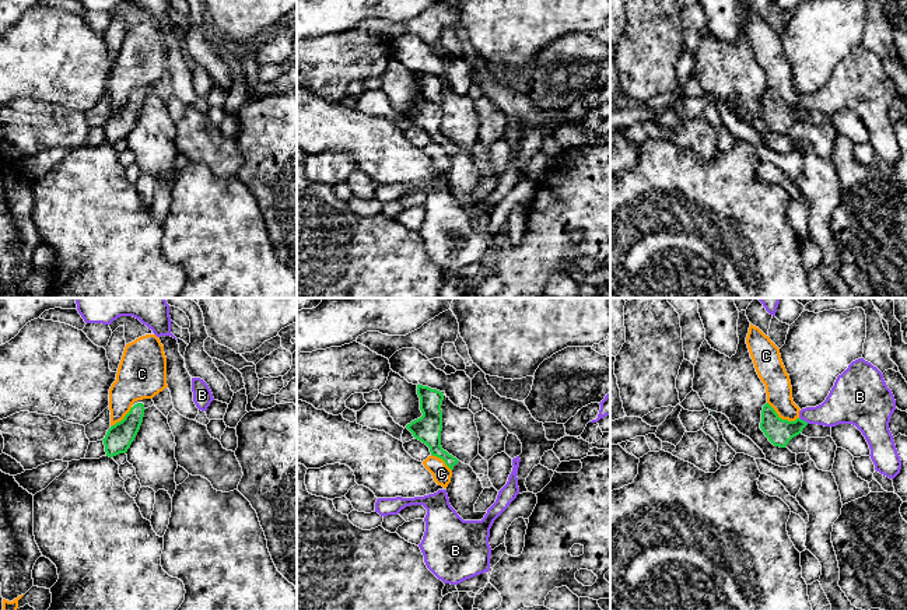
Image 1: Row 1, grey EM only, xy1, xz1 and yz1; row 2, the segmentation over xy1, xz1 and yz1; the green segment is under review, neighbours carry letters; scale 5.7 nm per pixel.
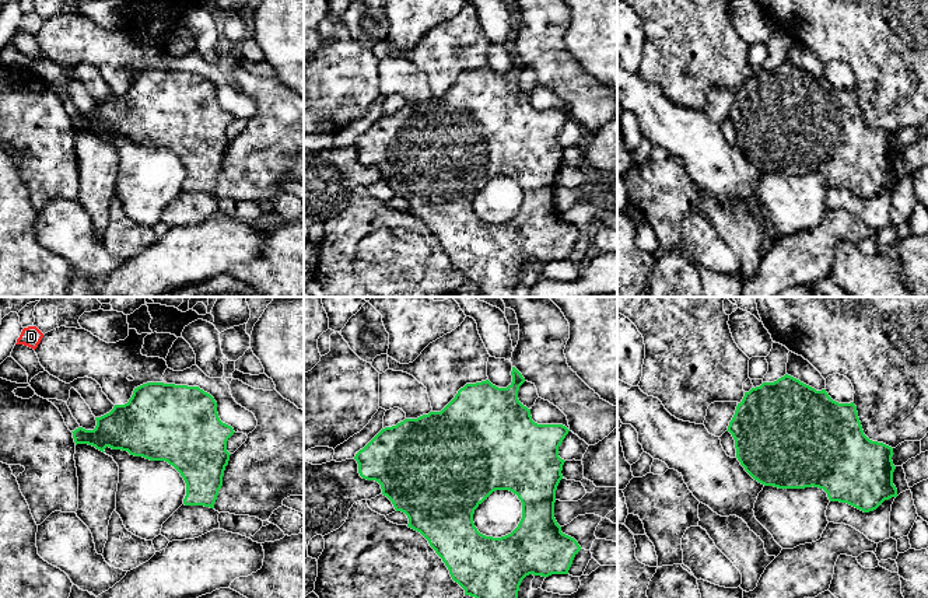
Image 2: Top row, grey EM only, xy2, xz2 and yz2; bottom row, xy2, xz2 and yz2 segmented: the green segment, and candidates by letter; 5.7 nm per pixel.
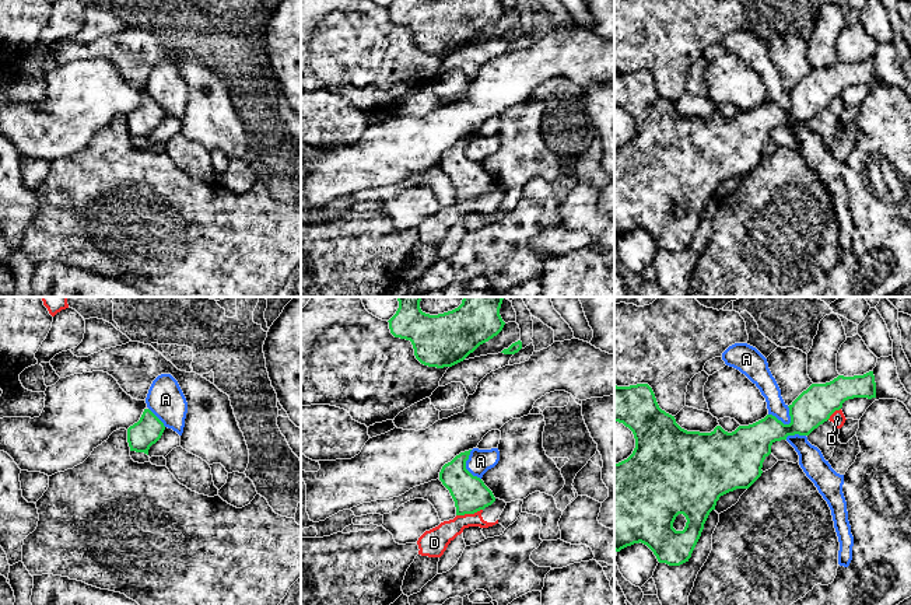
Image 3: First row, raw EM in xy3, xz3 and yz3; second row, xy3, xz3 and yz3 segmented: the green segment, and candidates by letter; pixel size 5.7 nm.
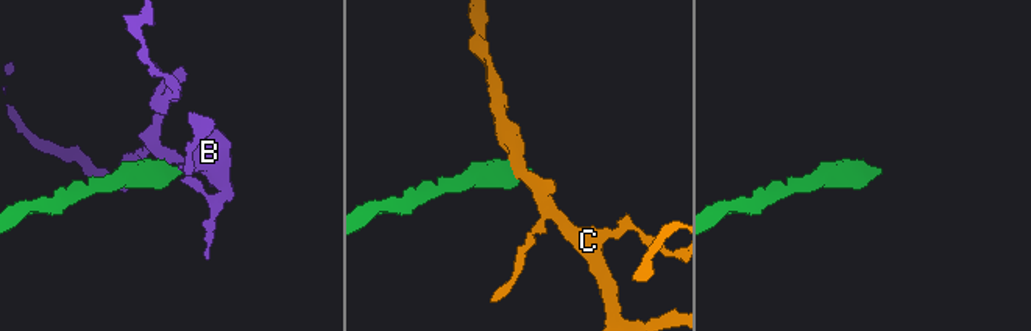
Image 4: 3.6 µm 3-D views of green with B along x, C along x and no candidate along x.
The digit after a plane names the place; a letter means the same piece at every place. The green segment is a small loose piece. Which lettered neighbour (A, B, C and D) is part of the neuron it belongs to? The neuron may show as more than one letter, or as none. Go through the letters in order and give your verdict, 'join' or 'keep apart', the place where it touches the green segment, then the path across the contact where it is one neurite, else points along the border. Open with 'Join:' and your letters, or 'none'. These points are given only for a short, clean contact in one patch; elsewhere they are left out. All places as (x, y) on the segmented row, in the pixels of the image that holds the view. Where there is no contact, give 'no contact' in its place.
Join: none
A: keep apart; contact yz3 (780, 420); border yz3 (768, 413), (784, 423), (791, 422)
B: keep apart; contact yz1 (802, 420); border yz1 (799, 417), (808, 423)
C: keep apart; contact yz1 (781, 419); border yz1 (767, 402), (780, 417), (788, 420), (798, 419)
D: keep apart; contact xz3 (469, 513); border xz3 (482, 509), (456, 516)

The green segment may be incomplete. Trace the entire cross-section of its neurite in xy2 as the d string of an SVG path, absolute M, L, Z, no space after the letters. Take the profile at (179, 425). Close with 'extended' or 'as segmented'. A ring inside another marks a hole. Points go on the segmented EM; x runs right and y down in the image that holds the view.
M147 382L134 388L127 403L115 405L109 413L95 420L94 430L78 427L71 431L76 445L88 444L102 452L109 447L150 461L165 461L186 483L185 506L214 508L231 455L227 441L235 431L220 420L217 402L210 394L199 387Z; as segmented

